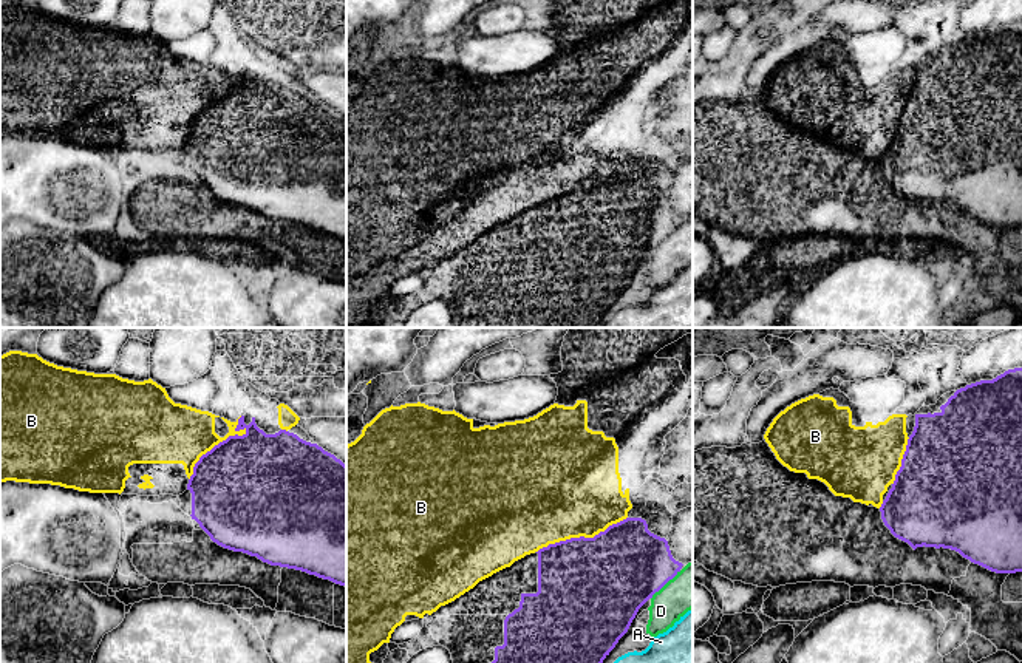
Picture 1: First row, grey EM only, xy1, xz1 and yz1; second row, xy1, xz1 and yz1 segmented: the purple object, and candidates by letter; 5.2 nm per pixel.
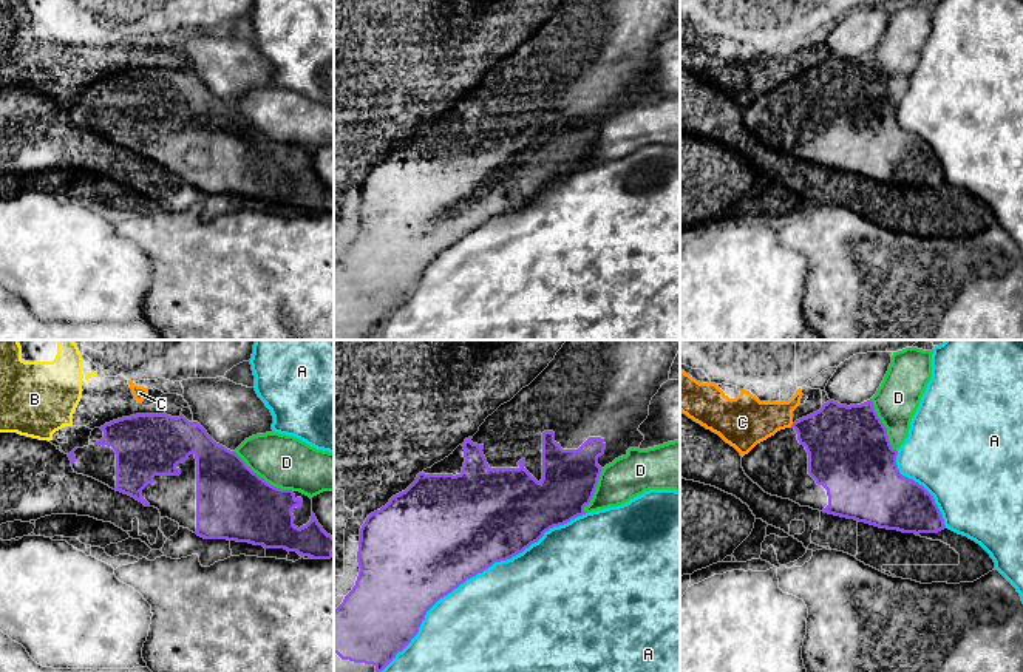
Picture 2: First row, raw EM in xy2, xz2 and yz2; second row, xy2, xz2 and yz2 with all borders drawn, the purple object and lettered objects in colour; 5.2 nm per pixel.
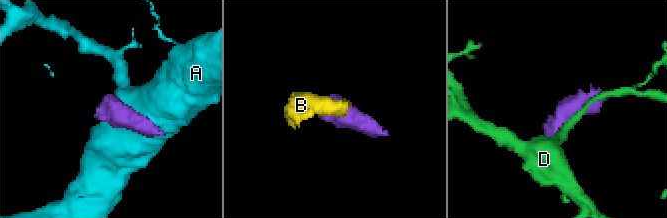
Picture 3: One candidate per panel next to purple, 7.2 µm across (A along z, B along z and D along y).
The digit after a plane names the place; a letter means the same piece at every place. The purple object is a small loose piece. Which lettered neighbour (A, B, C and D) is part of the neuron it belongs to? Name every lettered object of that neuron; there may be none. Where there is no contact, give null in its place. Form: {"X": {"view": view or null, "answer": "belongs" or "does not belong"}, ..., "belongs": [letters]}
{"A": {"view": "xz2", "answer": "does not belong"}, "B": {"view": "xy1", "answer": "does not belong"}, "C": {"view": "yz2", "answer": "does not belong"}, "D": {"view": "xy2", "answer": "does not belong"}, "belongs": []}

